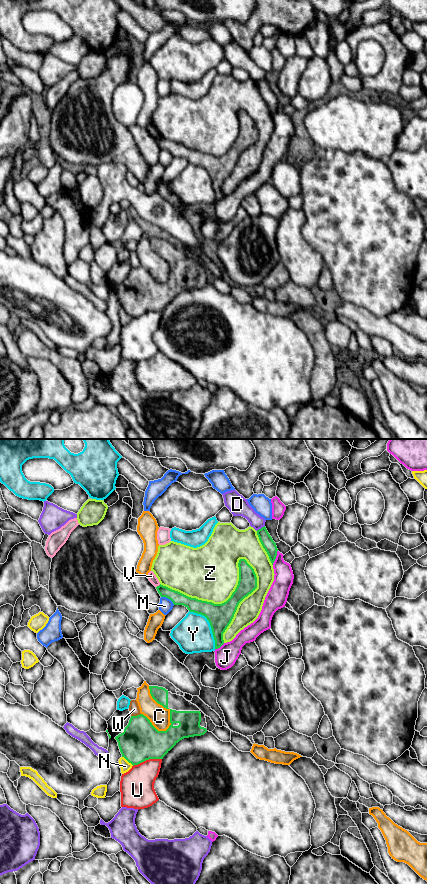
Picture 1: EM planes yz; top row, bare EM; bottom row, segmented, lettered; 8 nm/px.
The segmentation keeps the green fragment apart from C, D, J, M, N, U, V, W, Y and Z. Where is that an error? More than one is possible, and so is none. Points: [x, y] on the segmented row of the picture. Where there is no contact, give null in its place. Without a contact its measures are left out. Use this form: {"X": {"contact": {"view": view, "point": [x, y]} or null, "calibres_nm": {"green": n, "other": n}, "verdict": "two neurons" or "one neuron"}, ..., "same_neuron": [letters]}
{"C": {"contact": {"view": "yz", "point": [166, 708]}, "calibres_nm": {"green": 180, "other": 160}, "verdict": "two neurons"}, "D": {"contact": {"view": "yz", "point": [261, 528]}, "calibres_nm": {"green": 100, "other": 160}, "verdict": "two neurons"}, "J": {"contact": {"view": "yz", "point": [275, 557]}, "calibres_nm": {"green": 100, "other": 160}, "verdict": "two neurons"}, "M": {"contact": {"view": "yz", "point": [168, 598]}, "calibres_nm": {"green": 110, "other": 110}, "verdict": "two neurons"}, "N": {"contact": {"view": "yz", "point": [128, 761]}, "calibres_nm": {"green": 320, "other": 90}, "verdict": "two neurons"}, "U": {"contact": {"view": "yz", "point": [147, 759]}, "calibres_nm": {"green": 320, "other": 280}, "verdict": "two neurons"}, "V": {"contact": {"view": "yz", "point": [159, 585]}, "calibres_nm": {"green": 100, "other": 70}, "verdict": "two neurons"}, "W": {"contact": {"view": "yz", "point": [135, 716]}, "calibres_nm": {"green": 320, "other": 80}, "verdict": "two neurons"}, "Y": {"contact": {"view": "yz", "point": [210, 625]}, "calibres_nm": {"green": 190, "other": 300}, "verdict": "two neurons"}, "Z": {"contact": {"view": "yz", "point": [224, 602]}, "calibres_nm": {"green": 190, "other": 440}, "verdict": "two neurons"}, "same_neuron": []}

